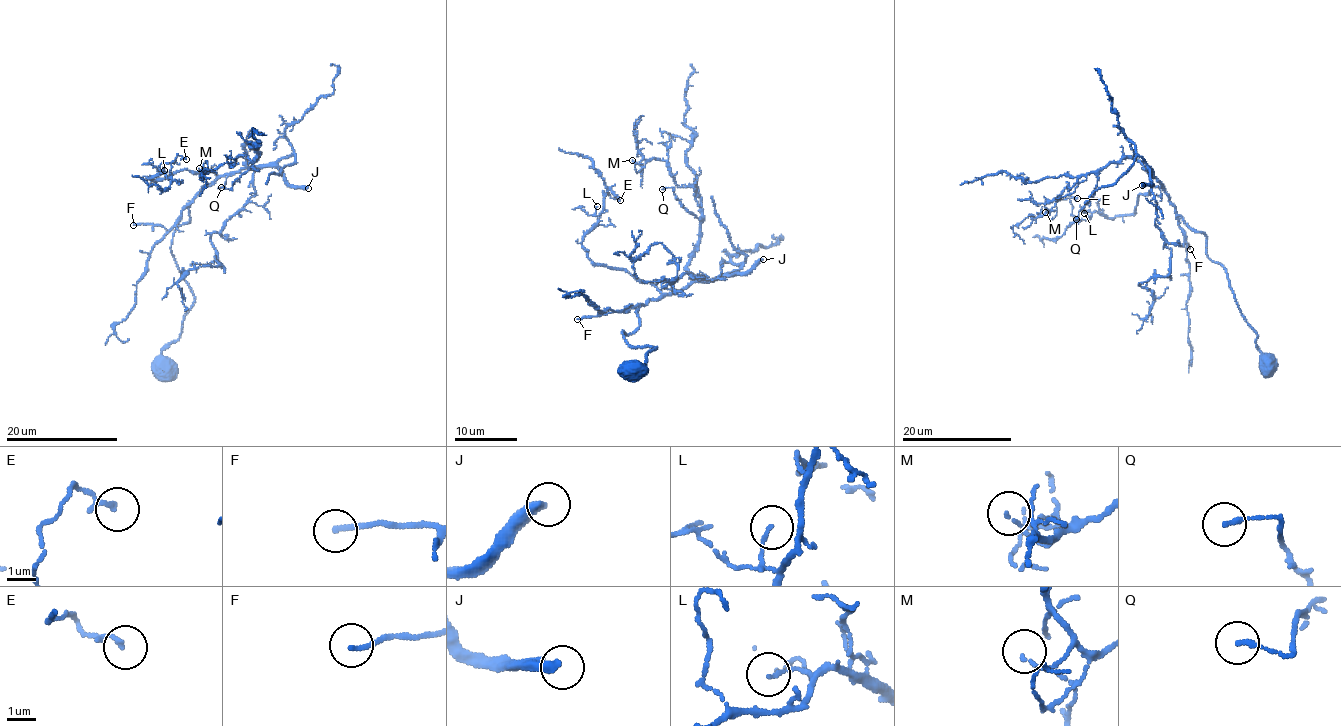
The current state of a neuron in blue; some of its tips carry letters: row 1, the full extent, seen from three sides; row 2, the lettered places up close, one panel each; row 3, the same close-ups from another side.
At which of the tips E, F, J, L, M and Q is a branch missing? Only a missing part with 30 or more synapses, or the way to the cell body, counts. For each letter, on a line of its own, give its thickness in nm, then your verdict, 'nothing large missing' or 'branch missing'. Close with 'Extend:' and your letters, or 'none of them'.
E: 90 nm thick; nothing large missing
F: 170 nm thick; nothing large missing
J: 320 nm thick; branch missing
L: 100 nm thick; nothing large missing
M: 110 nm thick; nothing large missing
Q: 150 nm thick; nothing large missing
Extend: J

